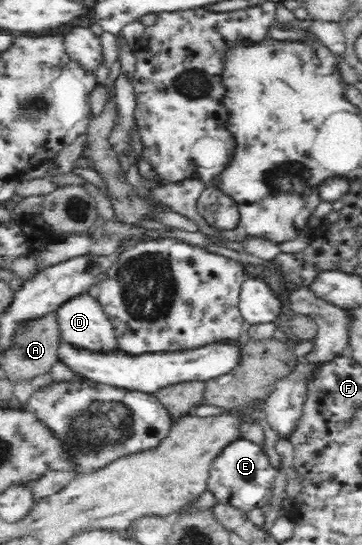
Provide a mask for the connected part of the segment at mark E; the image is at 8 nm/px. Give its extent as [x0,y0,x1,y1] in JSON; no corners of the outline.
[207,436,277,516]

